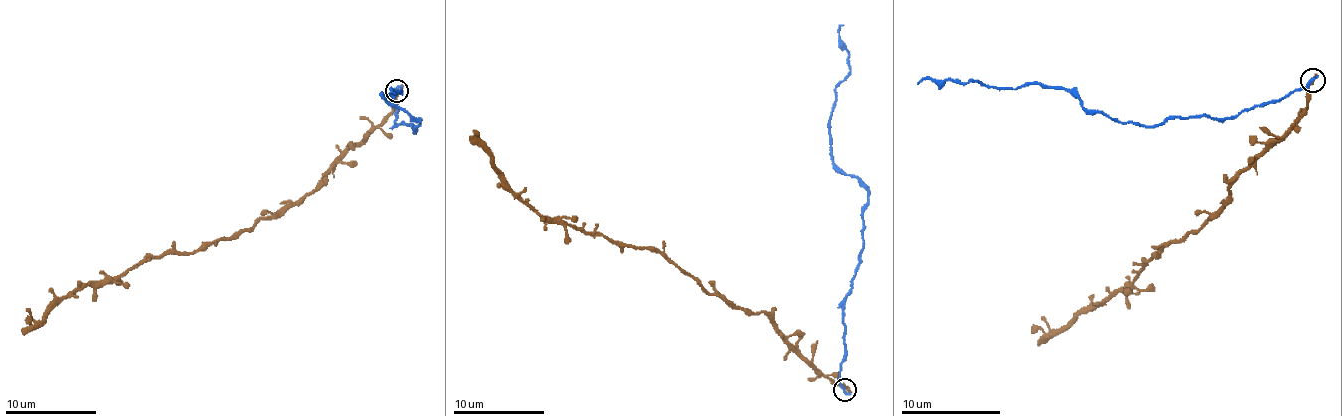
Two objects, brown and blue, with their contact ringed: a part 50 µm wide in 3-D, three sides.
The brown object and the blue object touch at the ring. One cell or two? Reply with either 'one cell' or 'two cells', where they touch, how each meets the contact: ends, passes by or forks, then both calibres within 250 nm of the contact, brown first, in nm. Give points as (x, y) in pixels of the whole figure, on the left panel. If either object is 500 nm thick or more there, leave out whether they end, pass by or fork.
two cells; place (396, 90); brown ends; blue ends; calibres 360 and 360 nm

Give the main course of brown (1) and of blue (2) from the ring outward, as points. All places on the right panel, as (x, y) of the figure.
1: (1312, 79), (1307, 109), (1196, 231), (1153, 255), (1126, 288), (1094, 307), (1044, 335), (1032, 325)
2: (1312, 79), (1223, 119), (1166, 117), (1153, 127), (1114, 122), (1064, 87), (918, 84)

